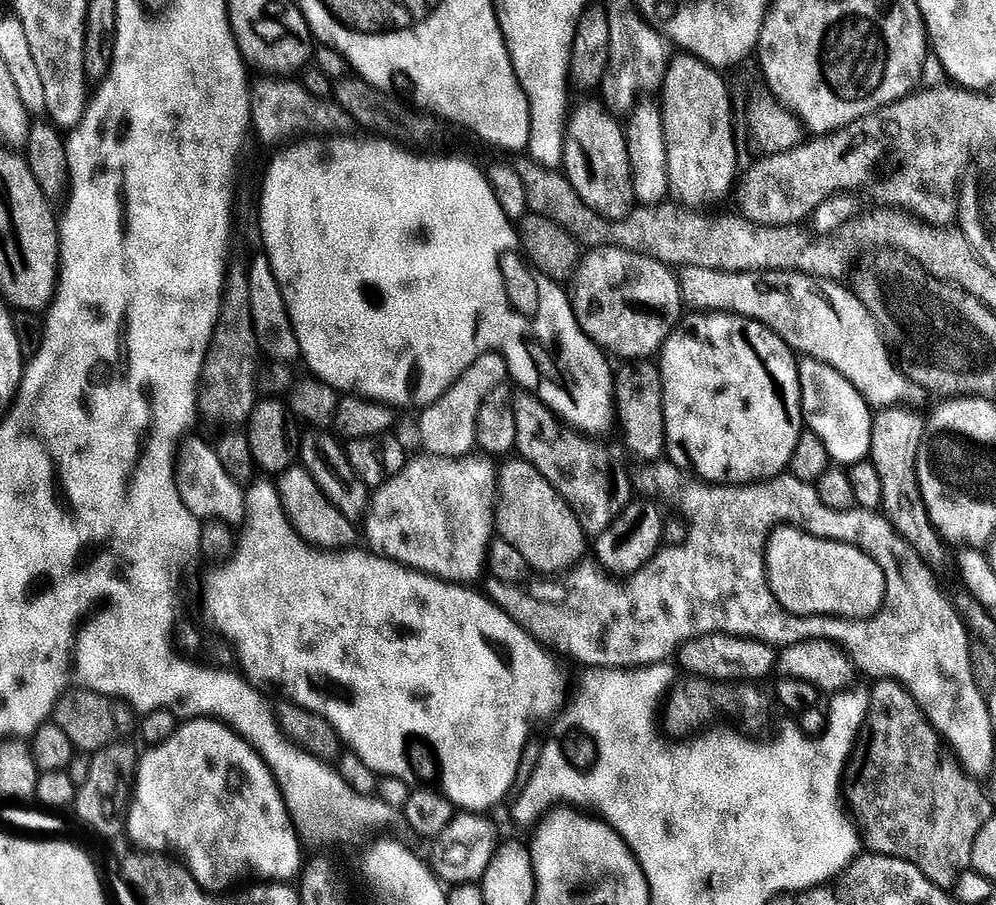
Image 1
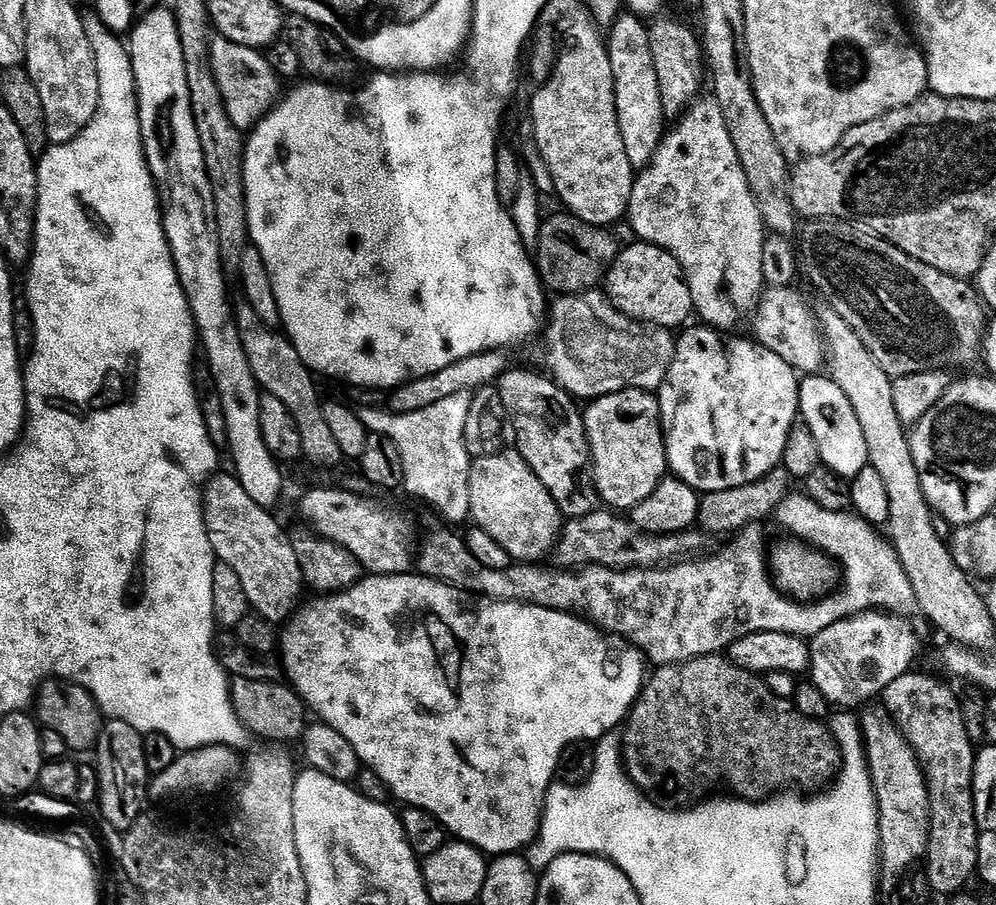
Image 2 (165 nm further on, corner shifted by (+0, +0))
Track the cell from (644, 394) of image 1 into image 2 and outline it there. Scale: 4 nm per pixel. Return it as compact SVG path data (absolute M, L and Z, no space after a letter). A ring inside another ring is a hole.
M627 388L625 392L600 396L587 405L583 427L587 433L590 460L595 466L594 479L599 488L603 503L612 510L631 510L655 492L668 468L668 452L664 449L664 428L660 425L660 404L650 392L637 388Z

